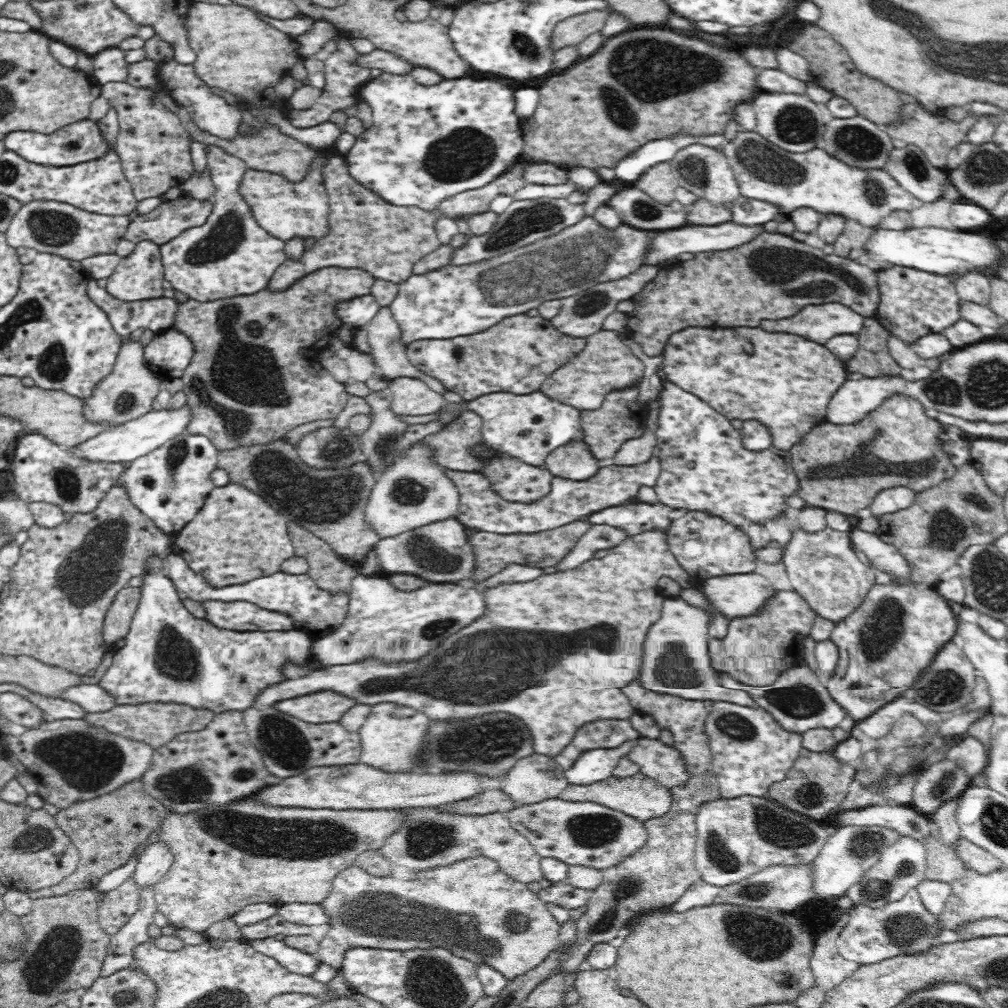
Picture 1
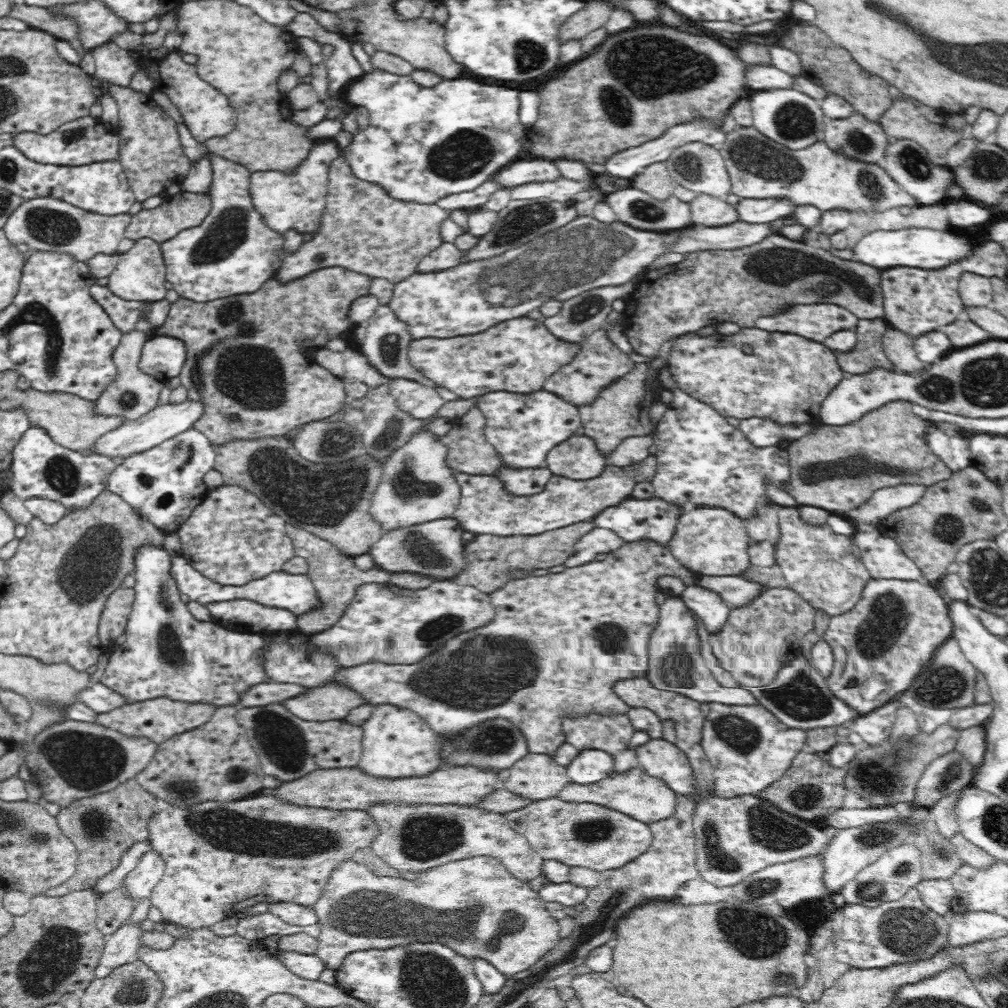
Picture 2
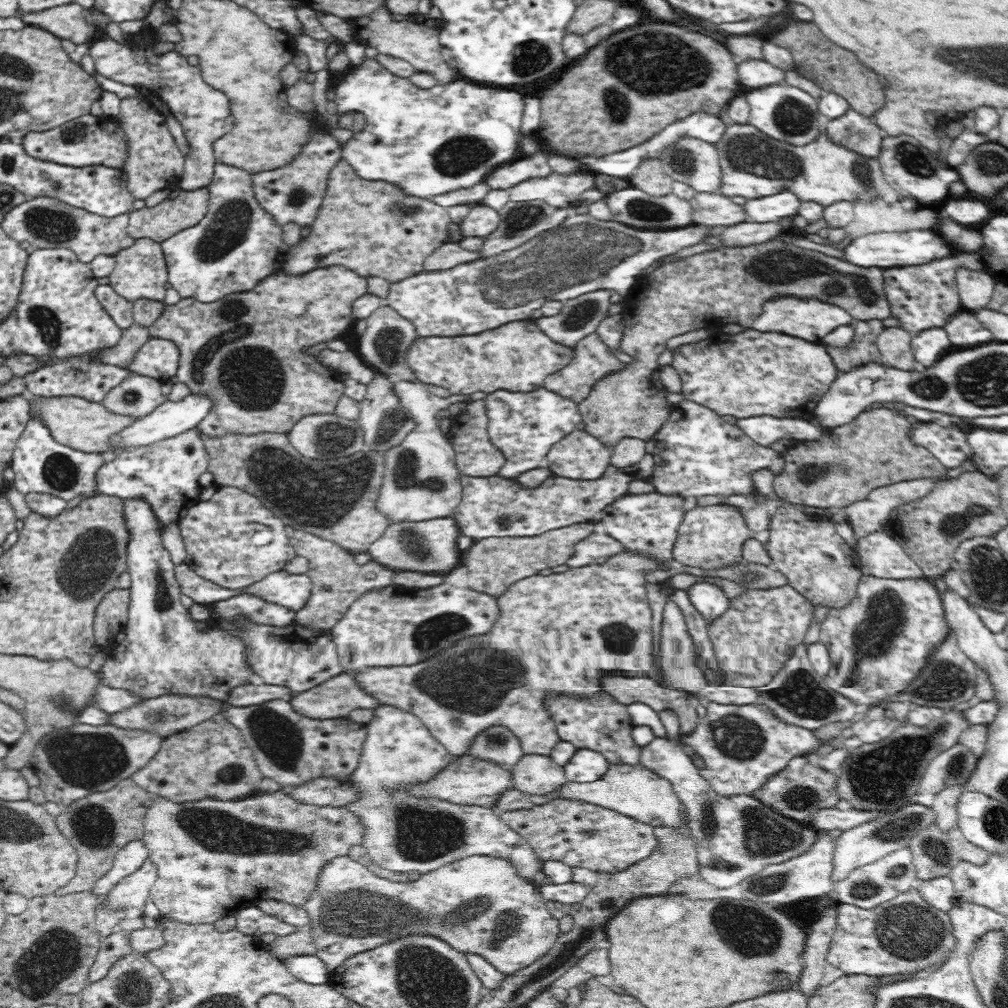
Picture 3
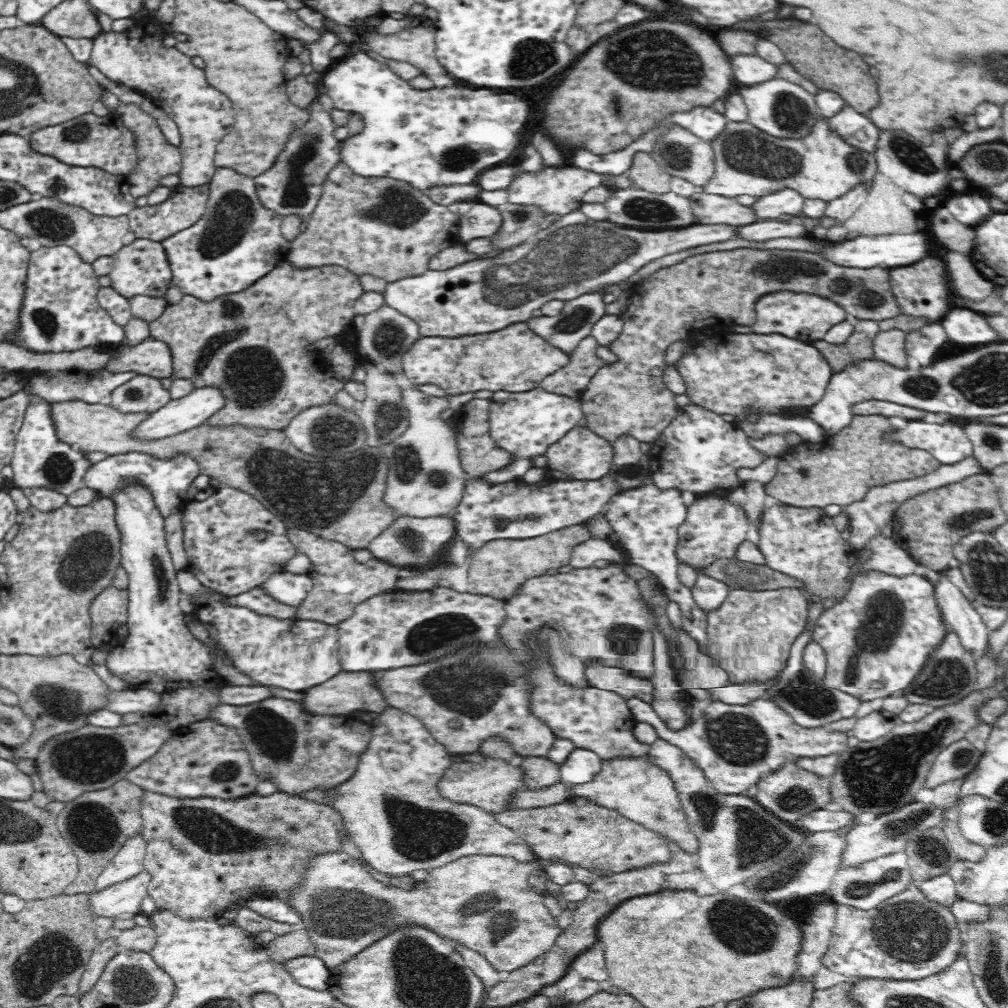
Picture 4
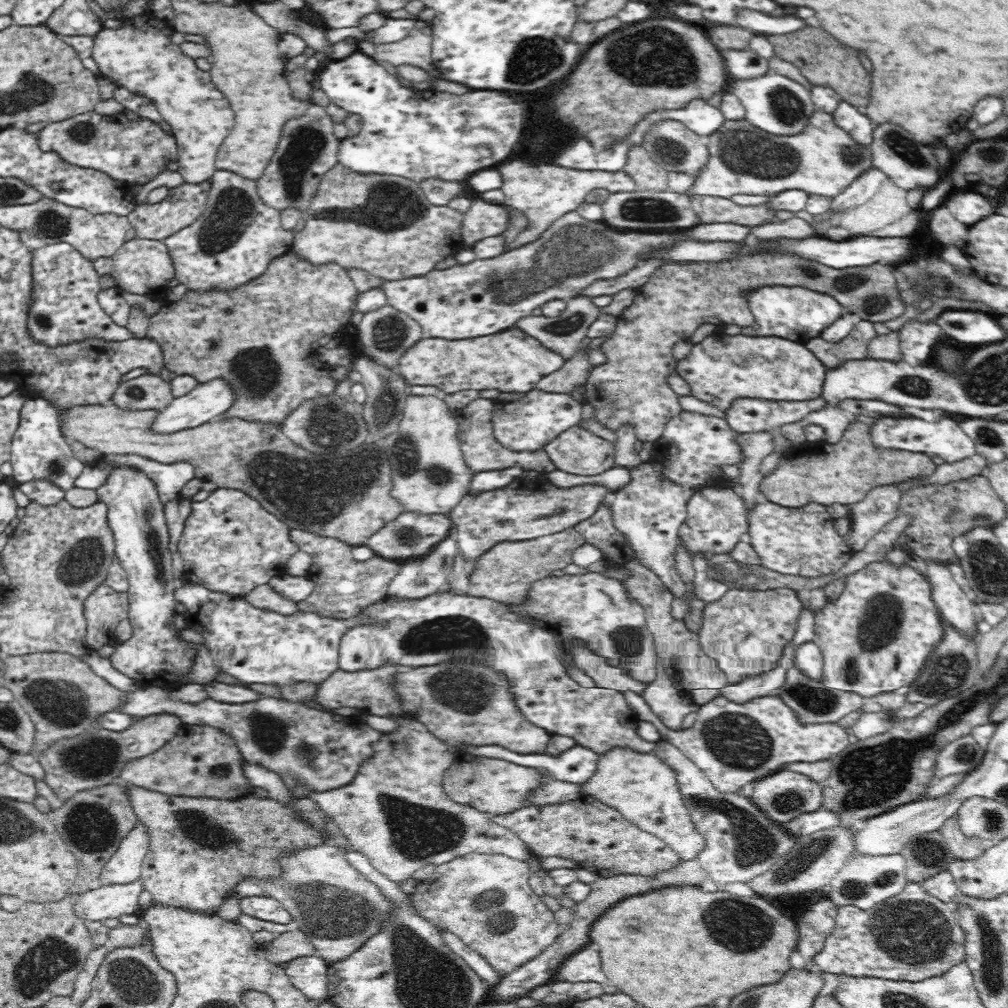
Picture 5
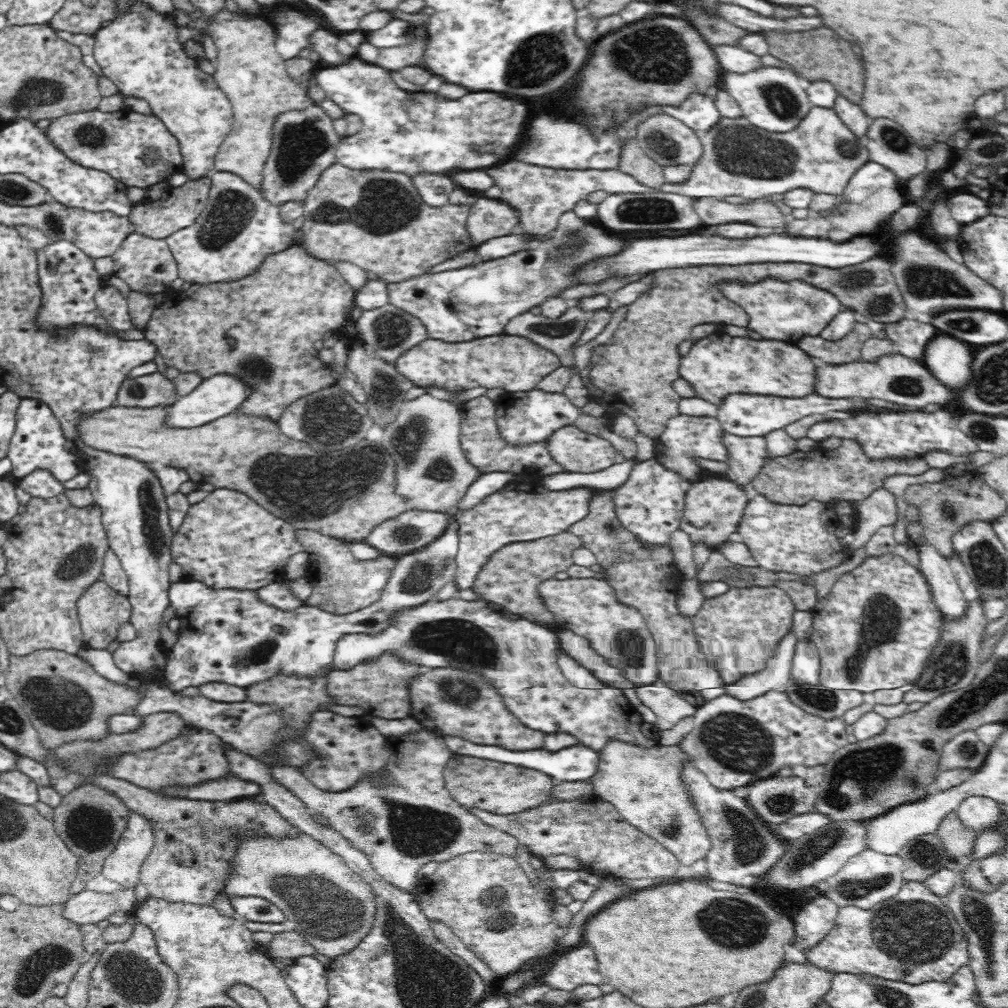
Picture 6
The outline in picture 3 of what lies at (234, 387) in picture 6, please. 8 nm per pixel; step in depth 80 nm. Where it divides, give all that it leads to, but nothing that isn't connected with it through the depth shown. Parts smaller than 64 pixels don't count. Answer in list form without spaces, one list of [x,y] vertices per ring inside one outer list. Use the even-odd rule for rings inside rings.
[[[207,394],[186,396],[178,402],[164,401],[147,416],[135,419],[130,427],[112,436],[112,444],[120,446],[120,450],[148,446],[170,437],[181,435],[182,432],[197,429],[197,425],[212,411],[213,401]]]

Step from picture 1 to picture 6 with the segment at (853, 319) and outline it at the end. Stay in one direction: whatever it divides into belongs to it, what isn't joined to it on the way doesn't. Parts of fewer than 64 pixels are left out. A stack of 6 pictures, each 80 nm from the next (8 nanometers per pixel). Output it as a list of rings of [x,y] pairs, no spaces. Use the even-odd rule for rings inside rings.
[[[768,276],[757,283],[728,282],[722,281],[721,292],[744,308],[749,317],[747,329],[758,332],[762,338],[797,344],[805,336],[818,336],[826,324],[846,308],[834,293],[802,280],[786,281]]]

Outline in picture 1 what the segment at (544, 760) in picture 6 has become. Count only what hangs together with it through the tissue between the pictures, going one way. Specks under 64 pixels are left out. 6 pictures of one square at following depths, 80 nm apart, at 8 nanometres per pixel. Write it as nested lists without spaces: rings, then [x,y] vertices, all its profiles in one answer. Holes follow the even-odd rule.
[[[642,736],[635,742],[622,743],[618,748],[597,748],[584,751],[568,770],[565,770],[566,780],[573,785],[594,784],[612,777],[612,771],[618,766],[620,758],[638,746],[643,741]]]

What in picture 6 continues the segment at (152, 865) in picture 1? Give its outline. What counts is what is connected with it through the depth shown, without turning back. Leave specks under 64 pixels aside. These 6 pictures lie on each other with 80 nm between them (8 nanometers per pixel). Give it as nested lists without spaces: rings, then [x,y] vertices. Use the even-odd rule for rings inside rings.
[[[135,886],[113,893],[80,890],[68,898],[63,915],[79,925],[96,924],[117,911],[133,915],[137,907]]]

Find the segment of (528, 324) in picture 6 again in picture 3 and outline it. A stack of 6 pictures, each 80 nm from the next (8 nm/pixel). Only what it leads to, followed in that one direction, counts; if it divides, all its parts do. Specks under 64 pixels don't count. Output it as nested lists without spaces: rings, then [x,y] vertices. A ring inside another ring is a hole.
[[[600,289],[563,301],[561,312],[538,318],[538,328],[555,343],[575,348],[609,316],[612,290]]]

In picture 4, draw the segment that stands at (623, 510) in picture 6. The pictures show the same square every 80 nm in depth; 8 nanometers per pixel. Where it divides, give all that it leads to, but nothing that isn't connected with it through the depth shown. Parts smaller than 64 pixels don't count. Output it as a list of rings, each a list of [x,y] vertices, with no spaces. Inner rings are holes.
[[[650,472],[638,476],[643,480],[643,485],[634,490],[625,490],[622,494],[615,495],[603,508],[604,516],[610,529],[614,531],[620,548],[625,551],[631,563],[638,564],[646,570],[653,572],[659,583],[666,589],[668,600],[675,602],[681,610],[683,629],[692,639],[698,641],[698,648],[702,653],[707,651],[707,614],[692,598],[691,588],[678,581],[678,563],[676,556],[678,546],[678,528],[685,521],[688,507],[684,503],[682,493],[676,488],[672,490],[659,490],[654,484]]]

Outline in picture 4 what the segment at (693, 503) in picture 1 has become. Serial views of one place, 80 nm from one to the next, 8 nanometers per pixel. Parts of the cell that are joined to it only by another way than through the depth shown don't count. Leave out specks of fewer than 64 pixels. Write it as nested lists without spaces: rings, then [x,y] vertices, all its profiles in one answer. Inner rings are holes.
[[[684,404],[678,405],[677,416],[664,428],[656,440],[656,450],[653,453],[653,466],[650,472],[653,484],[659,490],[672,490],[676,488],[681,492],[688,491],[698,494],[708,494],[708,492],[730,492],[736,488],[744,488],[744,481],[738,477],[740,468],[756,468],[760,466],[768,457],[750,444],[749,436],[740,429],[737,424],[740,420],[756,421],[761,414],[752,414],[746,419],[738,419],[735,424],[722,420],[722,416],[711,412],[702,405]]]

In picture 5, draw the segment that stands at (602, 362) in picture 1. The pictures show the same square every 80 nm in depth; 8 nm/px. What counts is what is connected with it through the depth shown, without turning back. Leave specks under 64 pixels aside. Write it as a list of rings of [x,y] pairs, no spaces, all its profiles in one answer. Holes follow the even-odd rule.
[[[584,337],[582,342],[578,344],[579,348],[575,356],[566,359],[564,366],[558,371],[554,371],[549,376],[542,378],[538,382],[537,389],[543,392],[571,395],[573,391],[585,387],[590,371],[596,368],[590,362],[590,351],[587,348],[591,341],[592,338]]]

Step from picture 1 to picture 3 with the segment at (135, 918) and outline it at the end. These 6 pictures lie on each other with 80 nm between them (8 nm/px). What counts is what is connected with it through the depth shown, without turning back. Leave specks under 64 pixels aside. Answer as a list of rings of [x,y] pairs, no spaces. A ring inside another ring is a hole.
[[[121,930],[119,934],[111,934],[101,939],[99,951],[96,955],[96,962],[90,968],[88,982],[102,980],[117,961],[136,952],[136,950],[133,950],[131,942],[129,942],[129,936],[130,932]]]

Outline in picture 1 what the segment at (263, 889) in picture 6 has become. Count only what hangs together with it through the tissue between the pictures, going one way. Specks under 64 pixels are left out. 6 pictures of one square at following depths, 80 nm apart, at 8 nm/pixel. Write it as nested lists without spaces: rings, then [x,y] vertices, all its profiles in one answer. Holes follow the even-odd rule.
[[[475,857],[420,871],[417,875],[417,879],[409,880],[394,879],[394,876],[374,877],[353,865],[334,876],[330,892],[326,892],[327,898],[322,900],[322,909],[330,919],[330,931],[315,954],[320,962],[340,970],[345,952],[356,947],[403,951],[445,948],[476,966],[486,964],[512,980],[538,968],[552,951],[560,947],[561,924],[548,911],[547,904],[540,901],[526,883],[501,872],[496,861]]]

